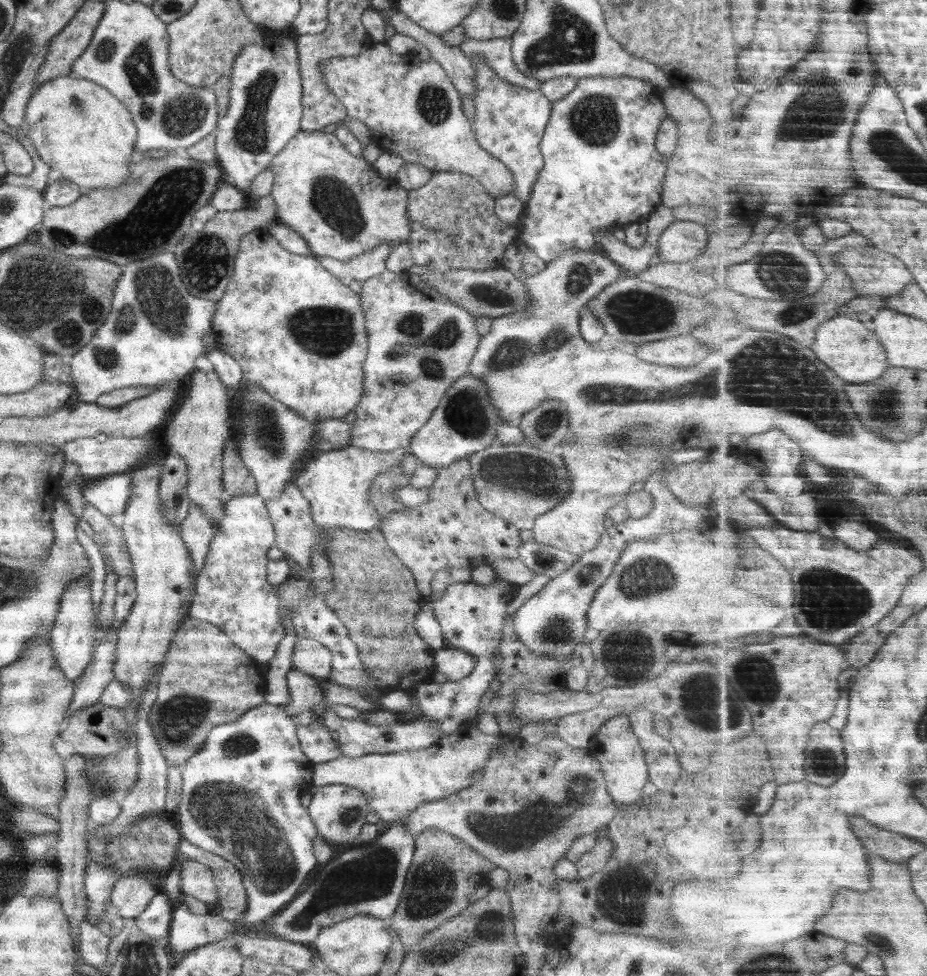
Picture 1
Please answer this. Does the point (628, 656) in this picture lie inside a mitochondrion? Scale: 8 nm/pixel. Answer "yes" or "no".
yes

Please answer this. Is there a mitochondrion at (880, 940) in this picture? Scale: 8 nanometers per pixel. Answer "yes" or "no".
yes

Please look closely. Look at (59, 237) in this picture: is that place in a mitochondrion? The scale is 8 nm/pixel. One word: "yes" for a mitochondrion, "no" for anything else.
yes

